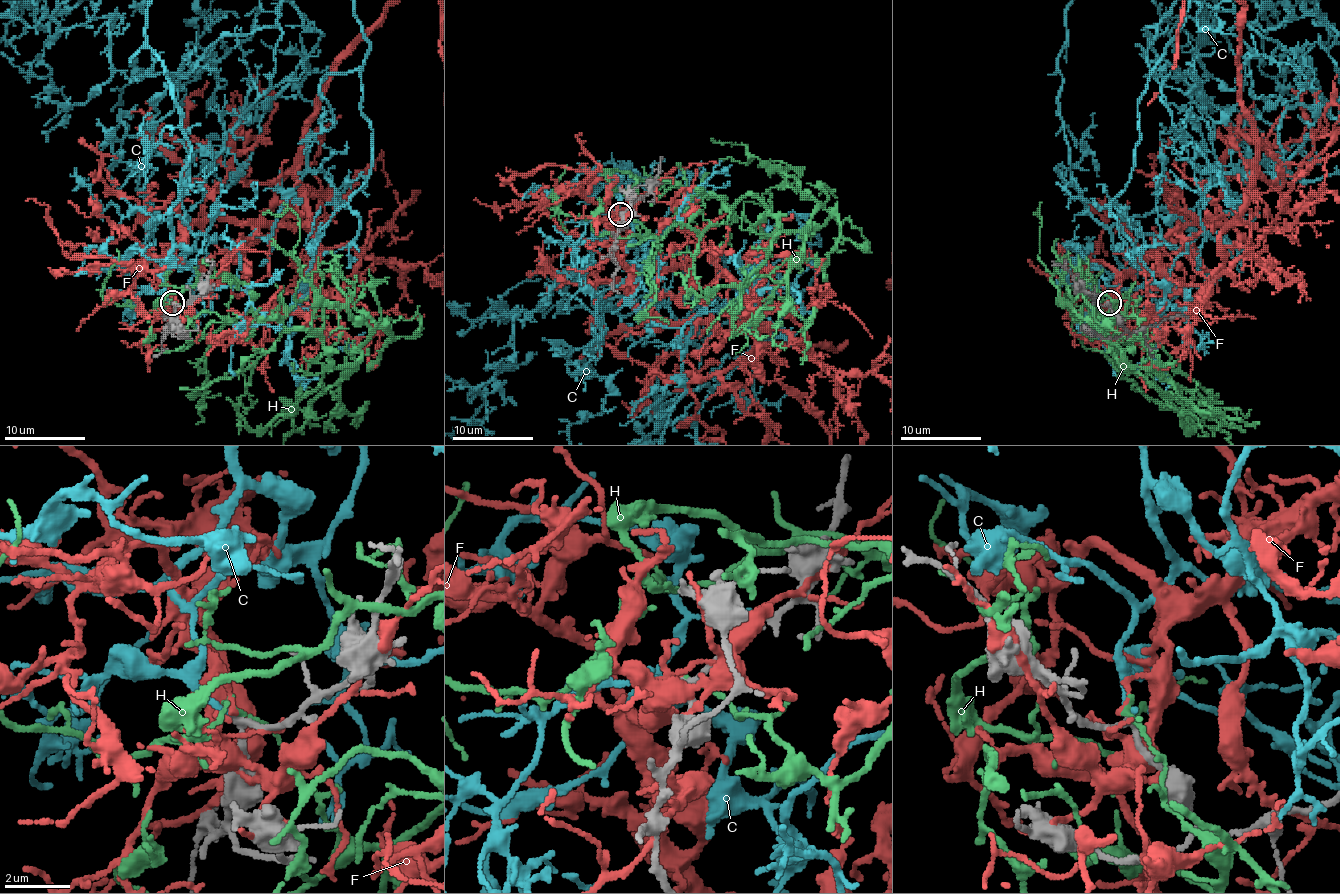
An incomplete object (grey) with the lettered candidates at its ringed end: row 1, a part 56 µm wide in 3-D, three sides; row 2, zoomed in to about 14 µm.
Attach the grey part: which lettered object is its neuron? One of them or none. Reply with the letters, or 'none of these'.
C

